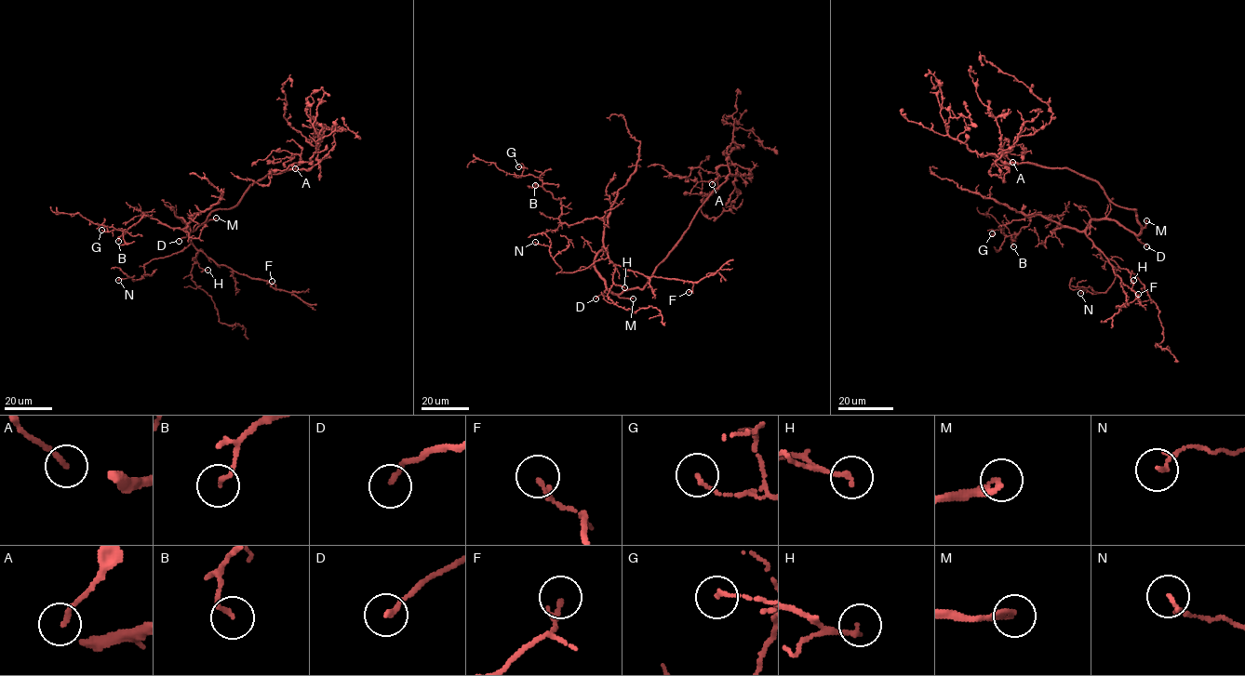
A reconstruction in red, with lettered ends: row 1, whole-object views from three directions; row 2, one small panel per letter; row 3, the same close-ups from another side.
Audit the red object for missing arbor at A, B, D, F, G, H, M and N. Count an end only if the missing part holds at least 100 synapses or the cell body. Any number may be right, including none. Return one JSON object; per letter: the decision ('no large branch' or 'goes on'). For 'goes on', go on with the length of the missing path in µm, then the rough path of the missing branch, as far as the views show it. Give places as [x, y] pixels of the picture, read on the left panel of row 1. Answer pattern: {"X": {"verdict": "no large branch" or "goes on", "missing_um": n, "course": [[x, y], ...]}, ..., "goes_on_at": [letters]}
{"A": {"verdict": "no large branch"}, "B": {"verdict": "no large branch"}, "D": {"verdict": "no large branch"}, "F": {"verdict": "no large branch"}, "G": {"verdict": "no large branch"}, "H": {"verdict": "no large branch"}, "M": {"verdict": "goes on", "missing_um": 90, "course": [[216, 218], [242, 213], [264, 221], [295, 225], [308, 213], [314, 204], [314, 192], [296, 174], [282, 148]]}, "N": {"verdict": "no large branch"}, "goes_on_at": ["M"]}

